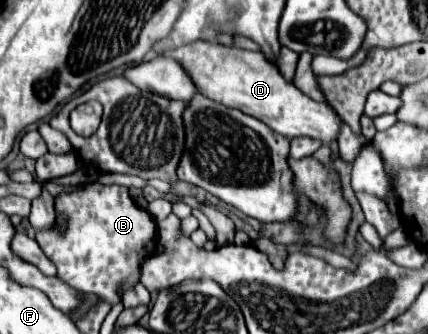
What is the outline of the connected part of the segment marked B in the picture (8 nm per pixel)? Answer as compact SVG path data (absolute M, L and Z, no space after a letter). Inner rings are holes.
M98 182L88 184L86 188L70 194L60 194L56 198L56 212L62 210L68 214L68 230L64 234L56 232L56 226L52 226L46 232L36 234L36 242L40 244L42 252L48 260L54 262L58 270L58 278L72 286L78 292L90 292L100 298L106 298L108 302L118 302L118 286L124 284L124 290L130 288L140 280L140 268L146 258L154 254L156 248L156 224L148 212L142 212L134 200L128 194L128 188L124 186L102 186Z

